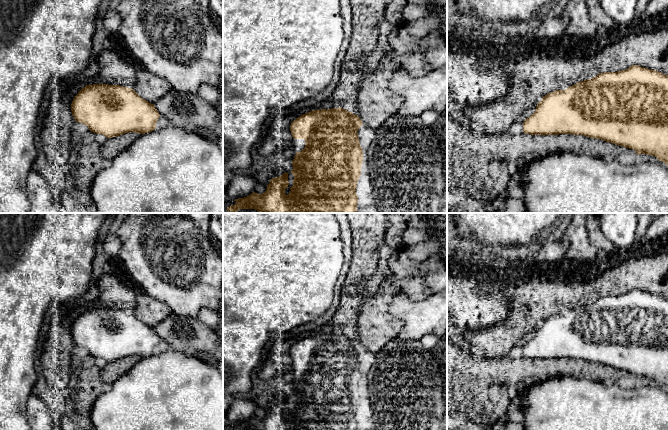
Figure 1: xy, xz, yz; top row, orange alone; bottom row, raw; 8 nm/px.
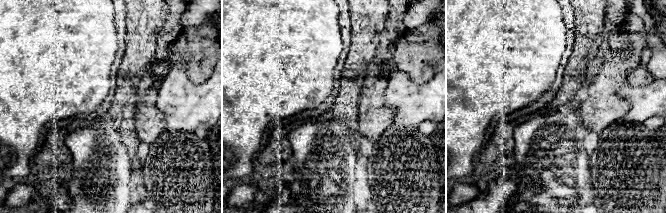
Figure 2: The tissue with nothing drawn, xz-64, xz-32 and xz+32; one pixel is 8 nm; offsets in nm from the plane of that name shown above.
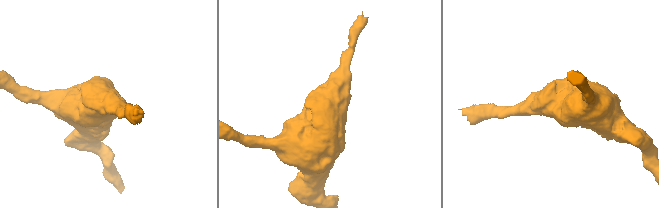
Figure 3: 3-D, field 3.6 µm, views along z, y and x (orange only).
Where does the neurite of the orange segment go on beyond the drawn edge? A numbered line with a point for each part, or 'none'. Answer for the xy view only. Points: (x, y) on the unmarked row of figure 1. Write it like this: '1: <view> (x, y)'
none

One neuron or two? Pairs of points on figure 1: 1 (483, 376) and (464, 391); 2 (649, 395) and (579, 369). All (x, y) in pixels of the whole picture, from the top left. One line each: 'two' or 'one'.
1: one
2: two

